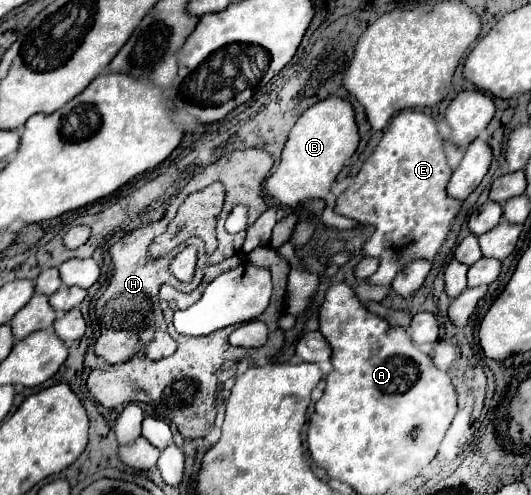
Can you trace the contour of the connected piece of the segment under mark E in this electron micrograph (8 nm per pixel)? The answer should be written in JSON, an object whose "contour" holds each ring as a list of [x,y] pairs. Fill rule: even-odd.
{"contour":[[[417,110],[399,112],[387,126],[375,152],[363,162],[353,184],[337,196],[335,212],[357,222],[369,222],[375,226],[373,236],[363,246],[367,256],[377,256],[379,270],[357,286],[361,300],[381,302],[387,296],[385,286],[391,286],[397,270],[415,258],[433,260],[435,252],[447,238],[449,224],[457,216],[461,202],[445,194],[445,186],[451,178],[443,152],[443,138],[439,136],[431,116]]]}

